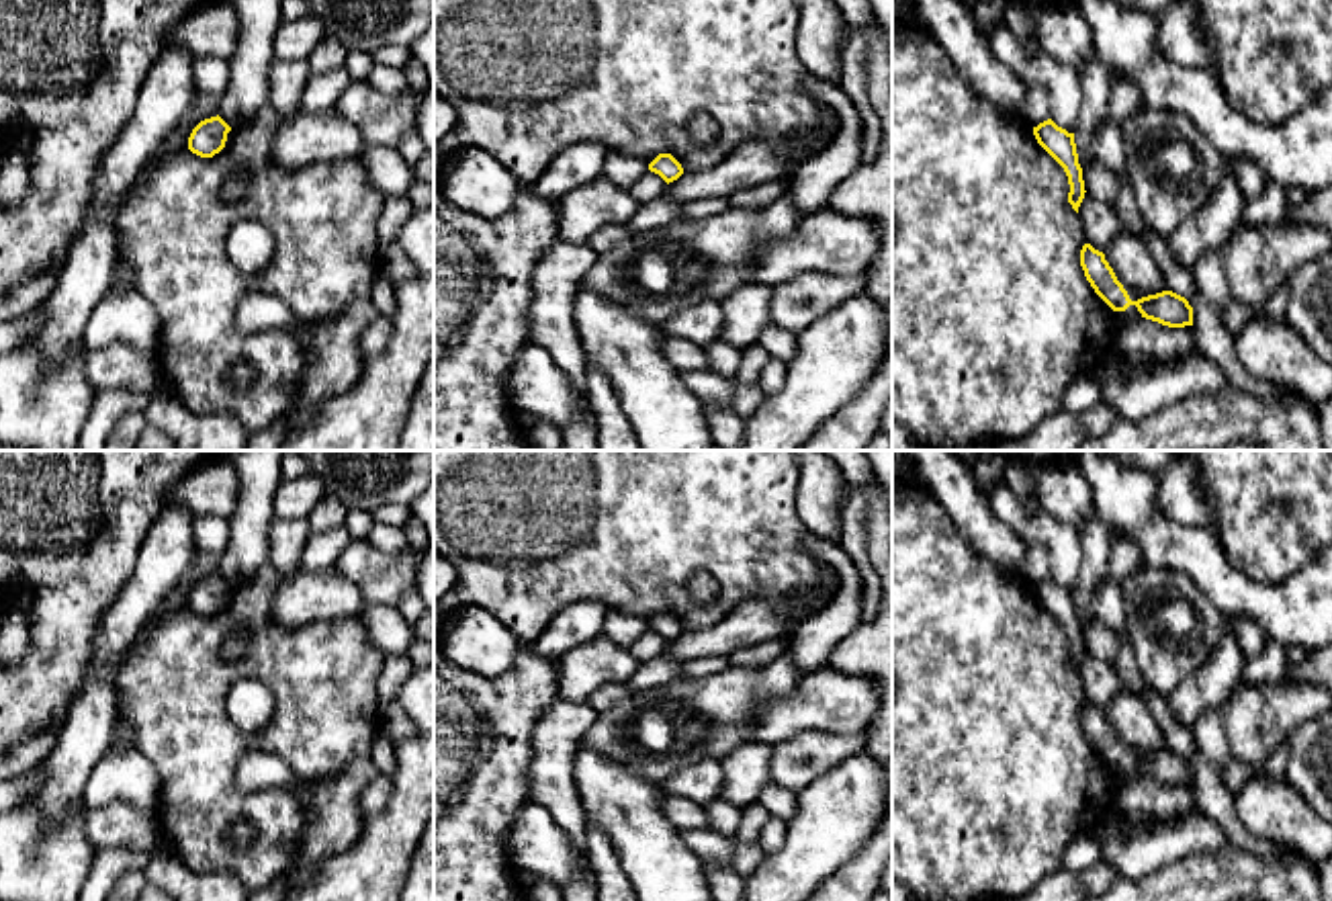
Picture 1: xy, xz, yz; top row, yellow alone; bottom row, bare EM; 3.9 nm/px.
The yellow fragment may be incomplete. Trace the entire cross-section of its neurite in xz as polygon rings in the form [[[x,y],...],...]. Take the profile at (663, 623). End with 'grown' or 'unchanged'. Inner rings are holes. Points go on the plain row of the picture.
[[[659,612],[649,629],[659,633],[667,643],[677,639],[683,633],[681,623],[671,612]]] | unchanged

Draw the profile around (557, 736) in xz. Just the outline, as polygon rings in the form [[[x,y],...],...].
[[[557,698],[532,733],[528,799],[542,805],[579,850],[585,850],[587,819],[575,790],[575,758],[595,717],[585,700]]]

